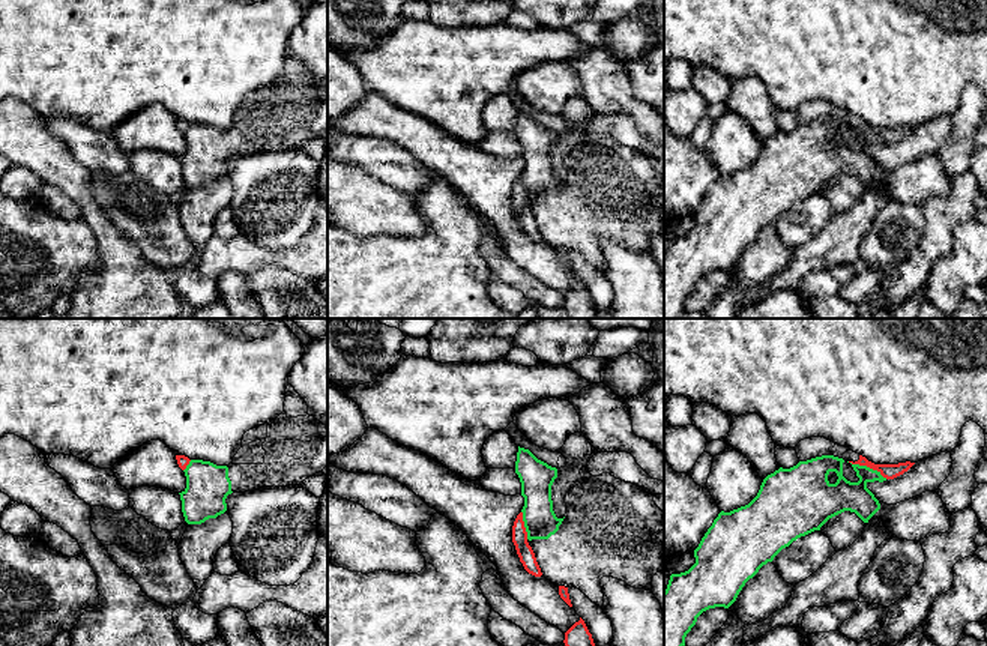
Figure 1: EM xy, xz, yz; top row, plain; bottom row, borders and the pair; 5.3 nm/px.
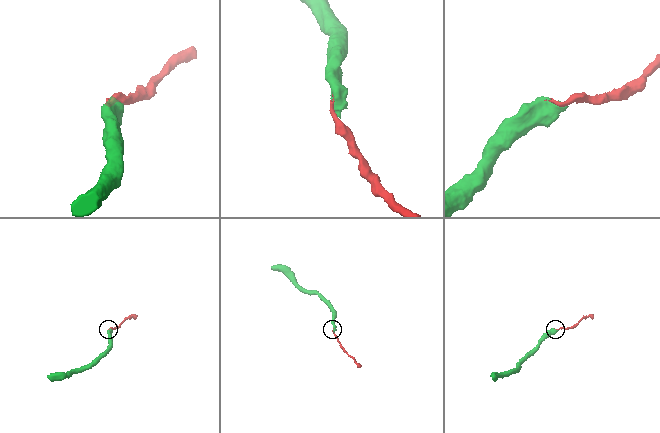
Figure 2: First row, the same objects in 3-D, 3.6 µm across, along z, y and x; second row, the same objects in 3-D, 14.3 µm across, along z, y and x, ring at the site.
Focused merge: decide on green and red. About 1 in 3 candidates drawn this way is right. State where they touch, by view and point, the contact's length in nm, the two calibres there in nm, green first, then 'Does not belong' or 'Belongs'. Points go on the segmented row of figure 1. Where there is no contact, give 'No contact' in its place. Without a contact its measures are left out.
Touches green at yz (866, 466). Shared border 240 nm. Thickness 170 nm (green) against 80 nm. Does not belong

